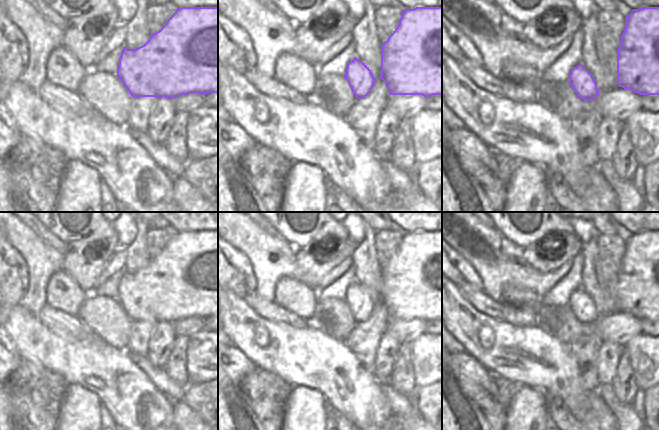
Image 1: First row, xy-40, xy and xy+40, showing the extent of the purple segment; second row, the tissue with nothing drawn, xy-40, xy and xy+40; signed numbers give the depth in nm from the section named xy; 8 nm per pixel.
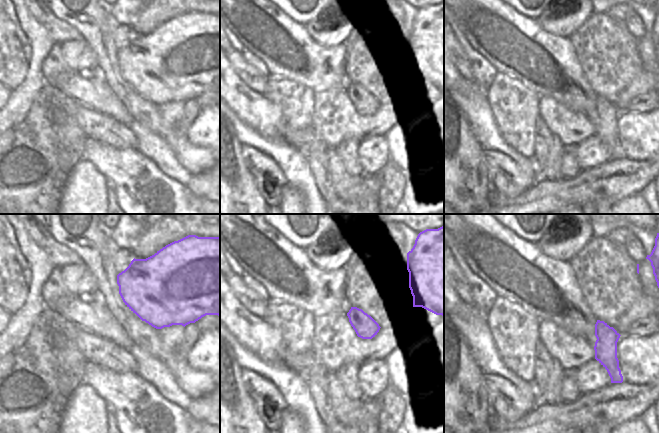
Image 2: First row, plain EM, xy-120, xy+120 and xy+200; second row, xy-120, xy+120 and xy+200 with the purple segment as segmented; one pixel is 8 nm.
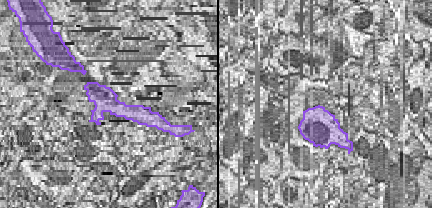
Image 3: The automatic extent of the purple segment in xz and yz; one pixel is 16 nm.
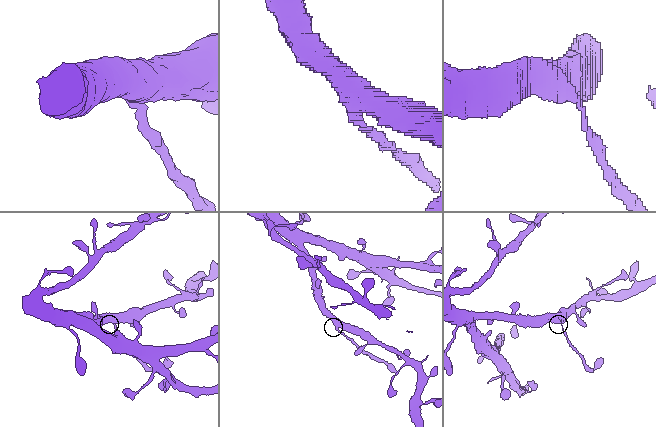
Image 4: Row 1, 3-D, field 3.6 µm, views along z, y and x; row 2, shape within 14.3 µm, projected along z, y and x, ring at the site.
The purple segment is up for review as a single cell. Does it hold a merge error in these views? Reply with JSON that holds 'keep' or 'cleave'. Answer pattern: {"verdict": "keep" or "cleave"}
{"verdict": "cleave"}

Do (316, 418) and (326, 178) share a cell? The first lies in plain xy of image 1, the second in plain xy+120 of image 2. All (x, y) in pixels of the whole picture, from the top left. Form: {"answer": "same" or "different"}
{"answer": "different"}

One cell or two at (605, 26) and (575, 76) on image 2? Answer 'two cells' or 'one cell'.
two cells

